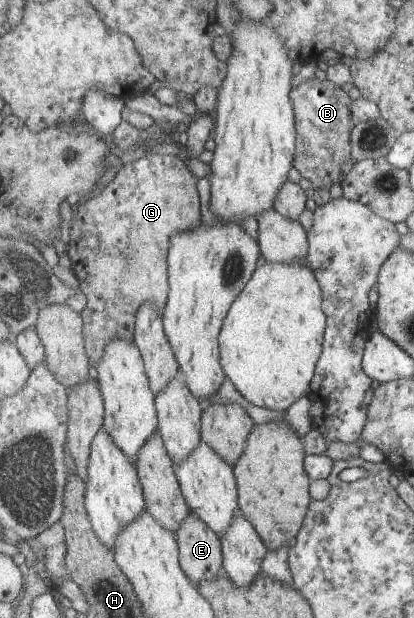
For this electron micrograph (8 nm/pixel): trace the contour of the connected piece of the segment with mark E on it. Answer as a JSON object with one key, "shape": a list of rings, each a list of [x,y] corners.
{"shape":[[[191,512],[189,516],[187,516],[187,520],[181,524],[181,528],[179,528],[176,533],[176,538],[180,548],[181,568],[185,570],[189,576],[189,580],[192,580],[196,586],[203,580],[213,580],[224,573],[224,556],[221,537],[213,528],[209,528],[197,514]]]}

